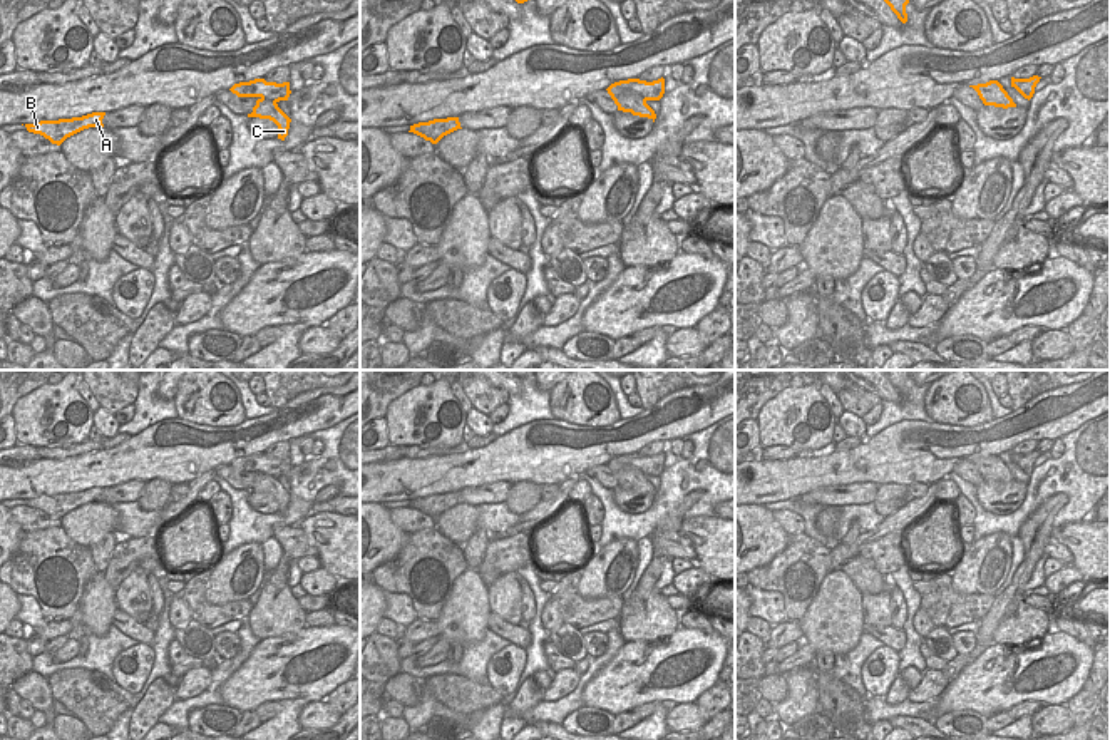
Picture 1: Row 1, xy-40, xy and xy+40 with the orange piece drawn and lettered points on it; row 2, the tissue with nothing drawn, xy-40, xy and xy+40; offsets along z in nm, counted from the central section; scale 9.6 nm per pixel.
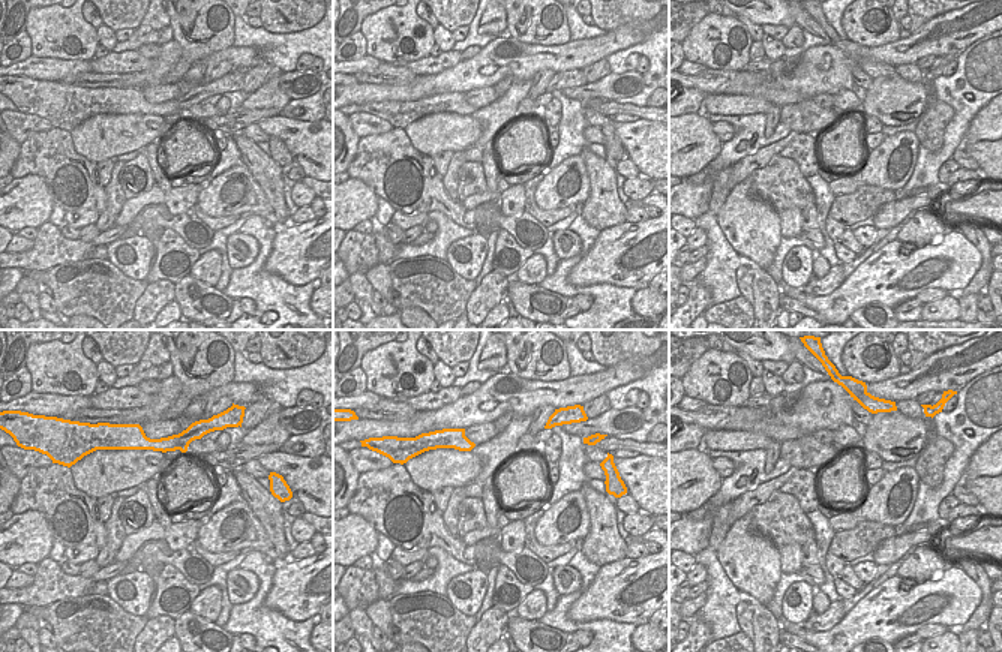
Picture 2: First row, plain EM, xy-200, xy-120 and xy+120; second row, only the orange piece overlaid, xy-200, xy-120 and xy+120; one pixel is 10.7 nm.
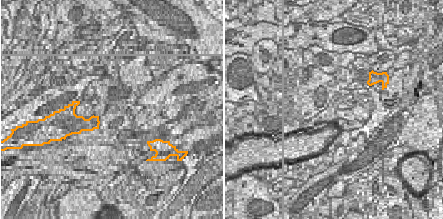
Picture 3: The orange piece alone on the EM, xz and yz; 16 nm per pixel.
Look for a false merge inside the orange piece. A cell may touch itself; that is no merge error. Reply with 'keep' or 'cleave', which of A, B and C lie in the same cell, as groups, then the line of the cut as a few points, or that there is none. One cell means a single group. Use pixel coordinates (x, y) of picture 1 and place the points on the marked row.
cleave; groups A B / C; cut xy (606, 89), (613, 94), (638, 92), (647, 99)

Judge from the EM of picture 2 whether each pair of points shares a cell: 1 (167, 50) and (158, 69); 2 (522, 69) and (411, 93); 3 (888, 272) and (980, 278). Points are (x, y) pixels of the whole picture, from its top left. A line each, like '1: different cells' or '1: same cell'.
1: same cell
2: same cell
3: different cells

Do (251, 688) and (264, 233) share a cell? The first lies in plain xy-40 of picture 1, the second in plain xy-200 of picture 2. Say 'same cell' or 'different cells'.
different cells

